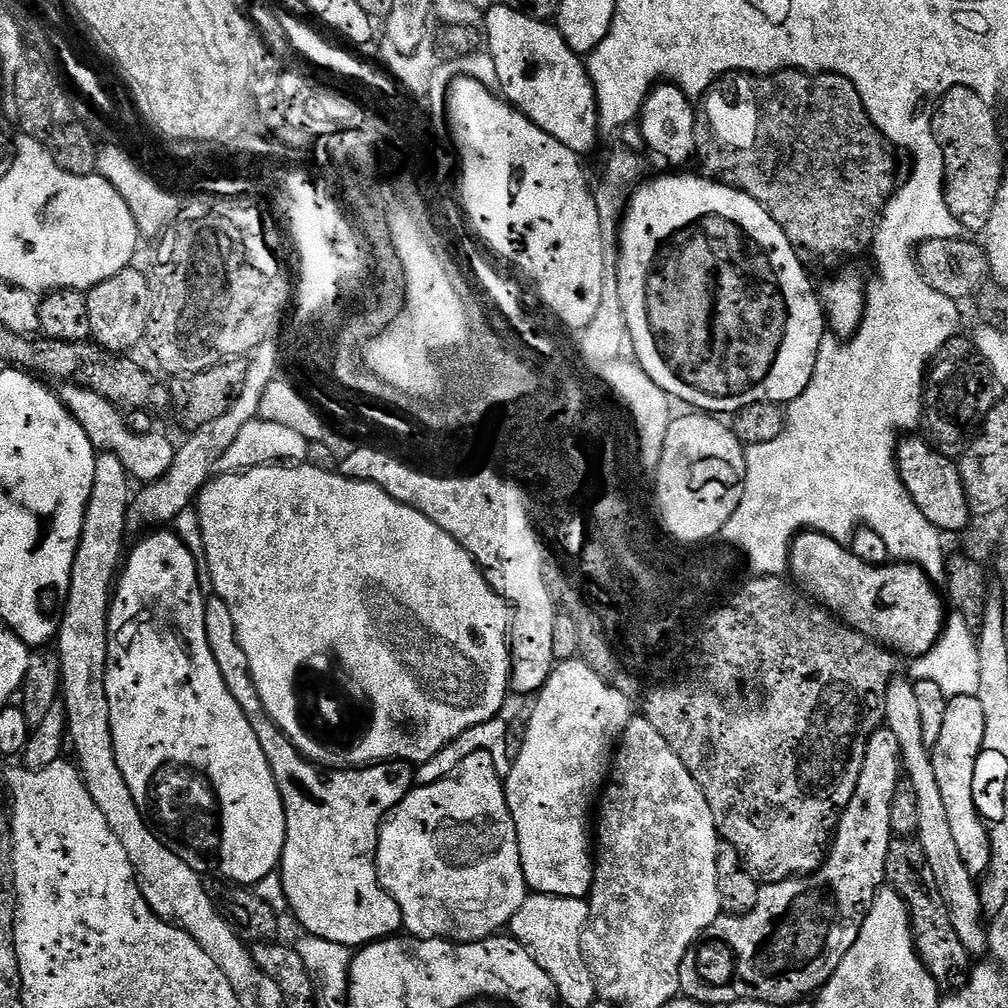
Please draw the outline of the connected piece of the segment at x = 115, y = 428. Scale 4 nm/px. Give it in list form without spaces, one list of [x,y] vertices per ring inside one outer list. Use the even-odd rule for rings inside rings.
[[[64,382],[59,385],[58,395],[68,413],[82,426],[82,430],[86,430],[93,446],[97,450],[114,453],[121,460],[122,466],[126,466],[133,481],[141,485],[153,484],[170,470],[170,466],[174,466],[177,445],[171,444],[163,436],[163,431],[138,434],[128,425],[125,413],[117,405],[102,398],[102,394],[94,394],[94,390],[89,388]]]

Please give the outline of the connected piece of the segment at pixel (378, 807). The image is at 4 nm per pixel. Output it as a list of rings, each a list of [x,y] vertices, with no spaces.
[[[212,594],[205,599],[204,609],[206,610],[206,638],[210,642],[210,654],[214,654],[214,662],[218,662],[218,670],[222,673],[222,682],[226,682],[226,690],[230,690],[230,694],[234,694],[234,702],[238,702],[238,706],[242,706],[242,714],[246,714],[250,726],[254,726],[254,734],[258,734],[258,743],[262,746],[262,754],[266,754],[266,762],[270,762],[274,782],[282,794],[284,813],[286,814],[286,842],[284,843],[284,853],[280,855],[278,871],[284,883],[289,909],[293,913],[296,911],[296,920],[304,927],[303,931],[307,935],[326,938],[326,942],[338,942],[342,946],[353,950],[359,949],[366,944],[372,944],[375,940],[387,940],[395,937],[401,931],[404,919],[398,910],[398,902],[394,902],[394,898],[390,898],[390,894],[386,894],[386,890],[380,884],[380,879],[376,873],[376,847],[378,846],[382,821],[395,809],[396,805],[401,804],[407,798],[408,793],[414,787],[413,765],[406,760],[386,760],[371,763],[368,773],[361,772],[360,774],[346,774],[345,776],[319,776],[314,774],[313,768],[307,768],[304,760],[299,760],[302,756],[300,750],[290,742],[290,738],[277,726],[274,718],[270,718],[270,714],[266,714],[266,706],[262,706],[262,698],[258,698],[258,690],[254,686],[251,674],[248,673],[246,650],[242,650],[242,646],[238,642],[238,630],[234,630],[234,617],[230,615],[230,609],[226,606],[226,602],[222,602],[222,598]]]

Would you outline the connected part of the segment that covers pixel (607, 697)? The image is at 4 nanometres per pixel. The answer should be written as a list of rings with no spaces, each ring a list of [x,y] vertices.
[[[582,659],[562,660],[553,667],[550,678],[540,689],[535,697],[536,705],[532,708],[532,717],[528,720],[528,729],[524,732],[524,745],[520,752],[515,753],[512,761],[510,774],[504,780],[504,793],[506,802],[510,806],[510,814],[514,818],[514,826],[518,830],[518,846],[520,847],[520,857],[522,858],[522,870],[528,883],[529,889],[533,893],[541,892],[551,896],[579,896],[587,897],[592,891],[592,874],[594,871],[594,852],[590,847],[590,820],[588,824],[588,815],[593,815],[594,805],[598,797],[603,793],[605,783],[610,775],[610,769],[614,759],[614,753],[620,743],[621,736],[628,728],[628,724],[634,719],[634,700],[619,693],[613,685],[608,685],[591,669],[589,665],[584,664]]]

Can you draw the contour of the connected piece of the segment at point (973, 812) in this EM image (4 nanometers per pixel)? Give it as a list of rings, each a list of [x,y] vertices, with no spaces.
[[[953,696],[942,718],[942,734],[938,734],[938,742],[930,748],[938,790],[942,790],[942,803],[946,806],[946,818],[950,818],[954,843],[958,845],[958,854],[962,854],[962,862],[966,862],[966,870],[977,878],[987,872],[992,857],[988,825],[980,819],[974,802],[974,766],[980,757],[985,734],[986,714],[980,699],[976,696]]]

